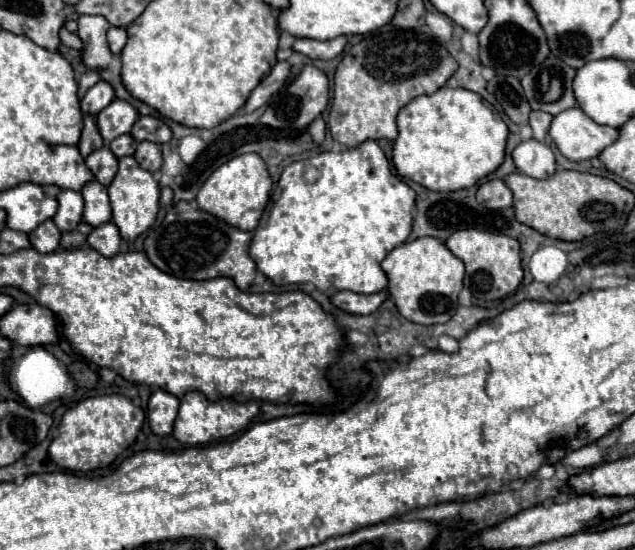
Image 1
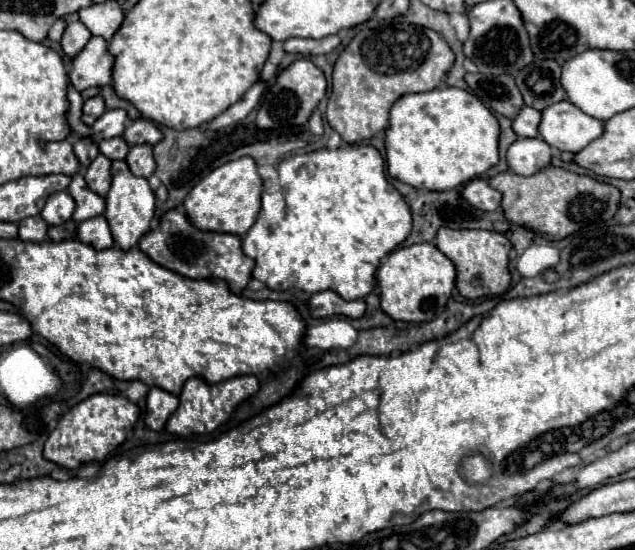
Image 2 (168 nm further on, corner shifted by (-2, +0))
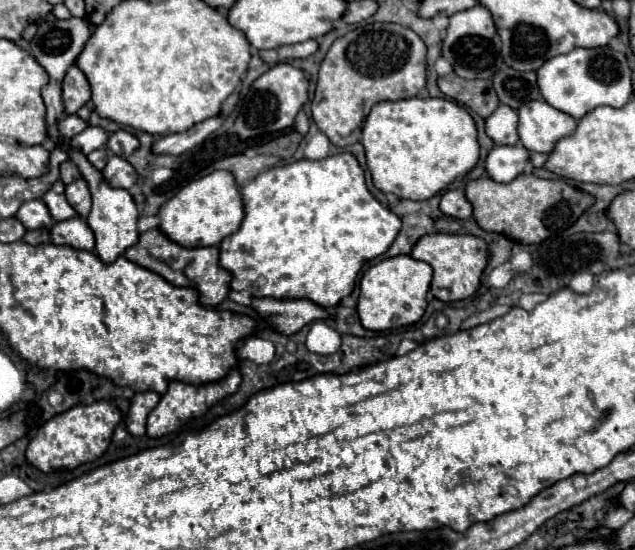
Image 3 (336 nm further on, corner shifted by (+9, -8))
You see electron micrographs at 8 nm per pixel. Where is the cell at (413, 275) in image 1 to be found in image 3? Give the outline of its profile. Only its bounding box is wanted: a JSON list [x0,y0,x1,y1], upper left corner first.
[358,255,432,331]

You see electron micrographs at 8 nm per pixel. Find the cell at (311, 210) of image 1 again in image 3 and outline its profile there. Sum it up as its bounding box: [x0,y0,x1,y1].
[220,153,400,307]

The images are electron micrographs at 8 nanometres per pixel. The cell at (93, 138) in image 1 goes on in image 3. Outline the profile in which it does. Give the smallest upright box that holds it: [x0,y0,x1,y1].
[60,161,80,185]

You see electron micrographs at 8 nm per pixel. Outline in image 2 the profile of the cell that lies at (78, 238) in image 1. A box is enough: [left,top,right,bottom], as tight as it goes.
[49,223,75,241]

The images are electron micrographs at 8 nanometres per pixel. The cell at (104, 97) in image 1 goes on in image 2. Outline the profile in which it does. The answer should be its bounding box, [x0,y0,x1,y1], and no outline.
[81,97,105,127]

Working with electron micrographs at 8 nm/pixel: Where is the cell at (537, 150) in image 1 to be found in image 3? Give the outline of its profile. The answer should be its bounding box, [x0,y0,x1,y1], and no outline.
[486,145,530,183]

